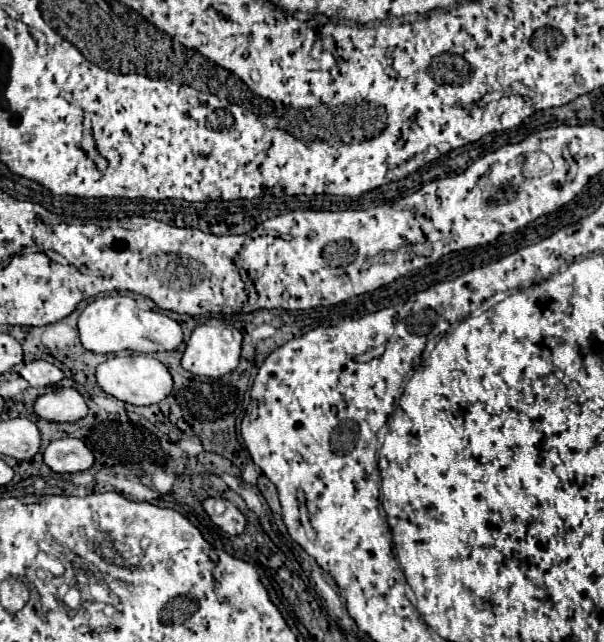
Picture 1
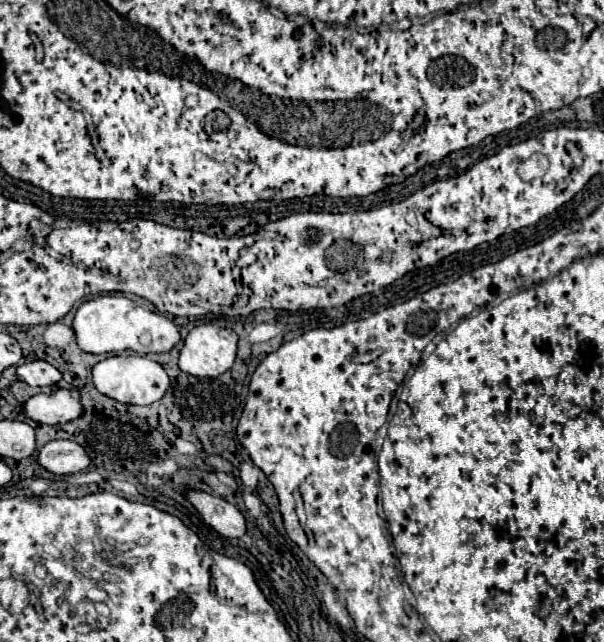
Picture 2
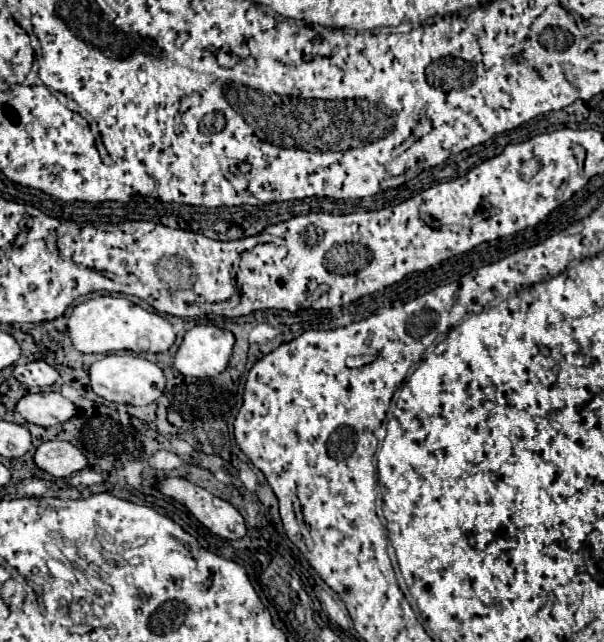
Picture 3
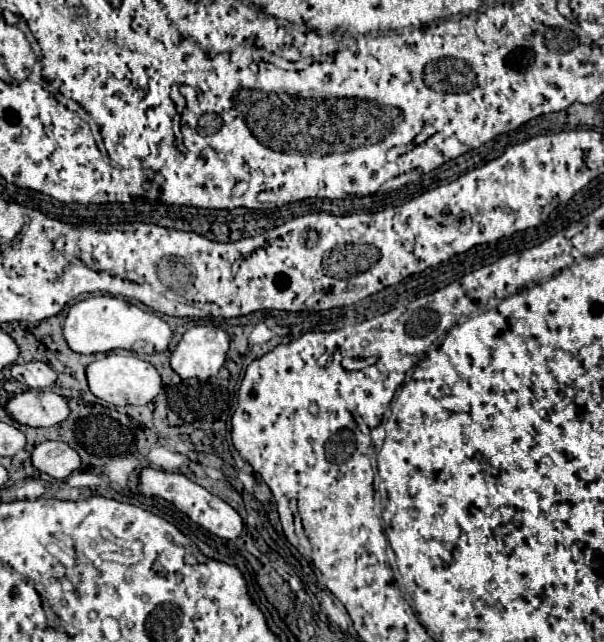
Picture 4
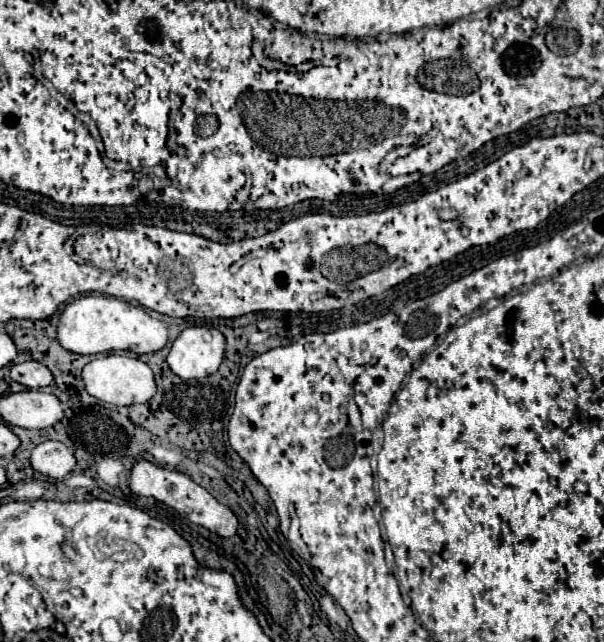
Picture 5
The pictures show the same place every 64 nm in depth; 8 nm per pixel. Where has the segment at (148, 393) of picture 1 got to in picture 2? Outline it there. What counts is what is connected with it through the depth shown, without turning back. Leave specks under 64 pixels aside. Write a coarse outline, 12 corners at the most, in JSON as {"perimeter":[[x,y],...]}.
{"perimeter":[[134,354],[94,366],[94,386],[124,404],[158,402],[170,378]]}

